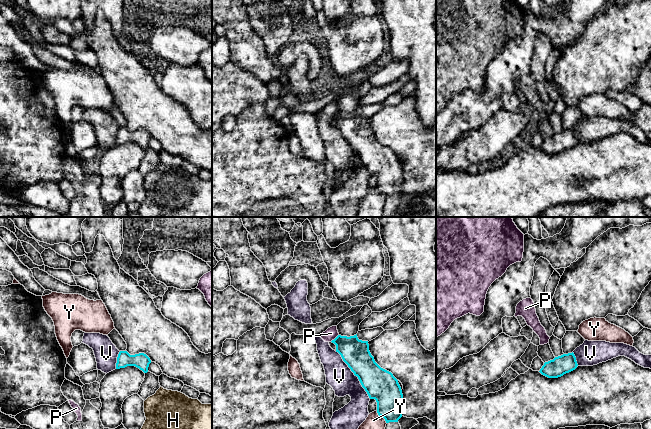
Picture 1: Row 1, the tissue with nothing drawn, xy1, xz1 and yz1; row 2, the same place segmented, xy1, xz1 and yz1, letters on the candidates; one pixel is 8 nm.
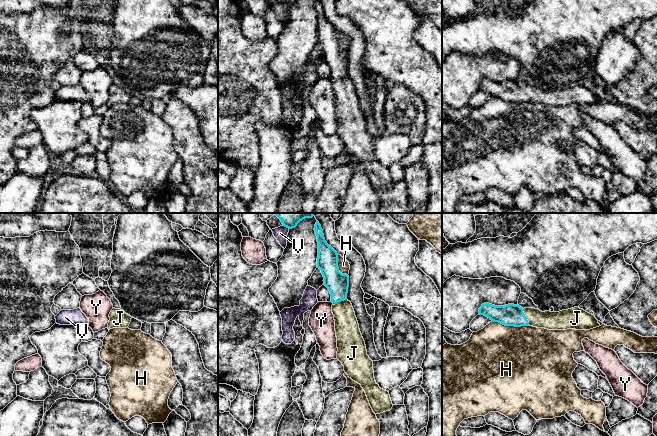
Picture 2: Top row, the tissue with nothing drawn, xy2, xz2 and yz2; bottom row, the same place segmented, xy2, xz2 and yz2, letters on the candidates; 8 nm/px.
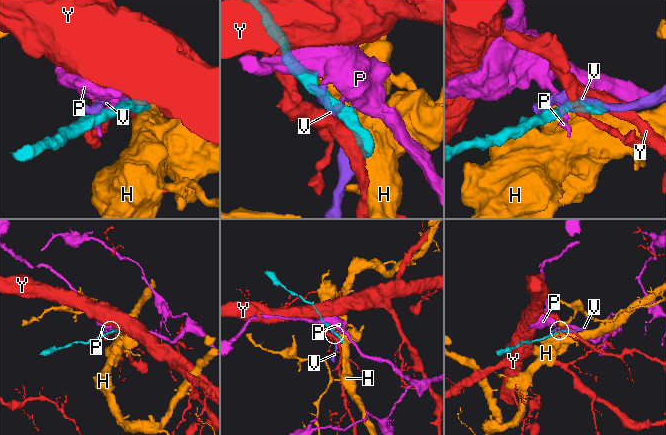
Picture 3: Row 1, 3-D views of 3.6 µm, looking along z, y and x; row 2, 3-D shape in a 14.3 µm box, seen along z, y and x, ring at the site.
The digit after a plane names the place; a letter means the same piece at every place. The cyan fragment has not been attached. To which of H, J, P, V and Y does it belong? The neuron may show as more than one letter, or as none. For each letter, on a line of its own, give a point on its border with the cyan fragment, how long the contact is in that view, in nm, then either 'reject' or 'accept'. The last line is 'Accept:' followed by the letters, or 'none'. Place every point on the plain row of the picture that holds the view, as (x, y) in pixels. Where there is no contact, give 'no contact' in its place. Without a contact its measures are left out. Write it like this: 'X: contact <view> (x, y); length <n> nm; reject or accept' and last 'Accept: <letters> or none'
H: contact yz2 (511, 101); length 300 nm; reject
J: contact yz2 (525, 93); length 140 nm; accept
P: contact xz1 (335, 114); length 90 nm; reject
V: contact xz1 (348, 142); length 320 nm; reject
Y: contact xz1 (382, 193); length 130 nm; reject
Accept: J

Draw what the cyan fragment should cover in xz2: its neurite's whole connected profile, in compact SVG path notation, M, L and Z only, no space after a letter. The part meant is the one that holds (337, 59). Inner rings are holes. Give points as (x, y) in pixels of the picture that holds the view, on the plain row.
M315 0L314 6L318 18L317 44L321 46L333 79L337 135L348 153L361 161L375 190L390 187L393 180L389 168L381 165L375 157L373 137L367 131L354 85L347 76L349 52L339 47L338 30L325 17L321 1Z

